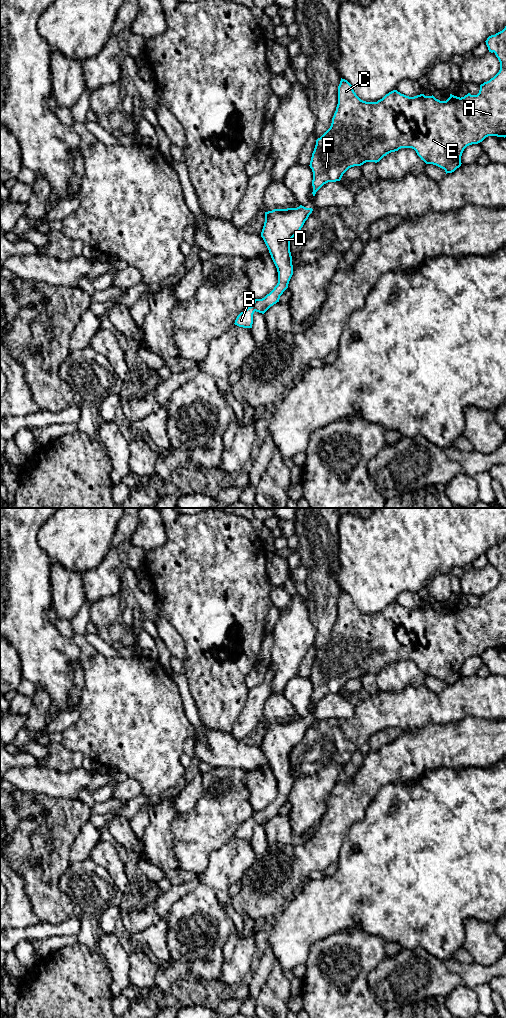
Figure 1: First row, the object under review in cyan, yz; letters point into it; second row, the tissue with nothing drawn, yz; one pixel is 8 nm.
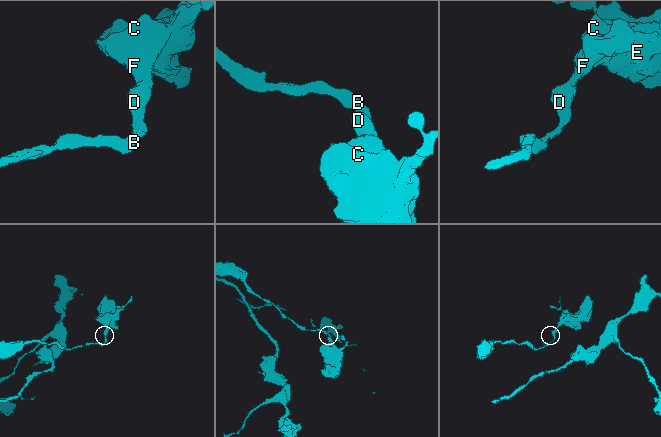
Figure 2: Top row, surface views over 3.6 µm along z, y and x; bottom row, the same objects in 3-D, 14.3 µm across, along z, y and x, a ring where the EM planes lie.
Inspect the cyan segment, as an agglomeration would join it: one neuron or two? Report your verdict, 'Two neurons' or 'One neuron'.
One neuron

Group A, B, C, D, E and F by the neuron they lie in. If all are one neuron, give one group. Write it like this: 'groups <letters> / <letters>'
groups A B C D E F

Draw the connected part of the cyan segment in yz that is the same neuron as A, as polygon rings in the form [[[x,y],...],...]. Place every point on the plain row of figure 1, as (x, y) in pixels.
[[[506,538],[491,547],[485,553],[489,564],[495,565],[500,574],[499,584],[489,593],[480,597],[477,607],[468,605],[464,609],[450,606],[446,613],[440,613],[432,608],[420,606],[409,609],[393,602],[377,614],[361,612],[353,602],[352,597],[341,590],[338,598],[338,616],[332,630],[330,640],[316,652],[312,665],[310,680],[313,684],[313,708],[328,694],[340,693],[343,686],[351,679],[361,678],[366,674],[379,674],[384,668],[401,660],[412,660],[426,676],[433,676],[445,682],[454,684],[461,678],[461,668],[464,661],[472,656],[482,654],[488,648],[506,649]]]

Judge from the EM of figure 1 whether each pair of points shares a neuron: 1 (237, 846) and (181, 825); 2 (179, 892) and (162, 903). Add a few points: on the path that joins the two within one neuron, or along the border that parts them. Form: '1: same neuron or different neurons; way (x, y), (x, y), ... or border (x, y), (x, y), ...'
1: different neurons; border (233, 835), (208, 856)
2: same neuron; way (175, 893), (166, 899)

